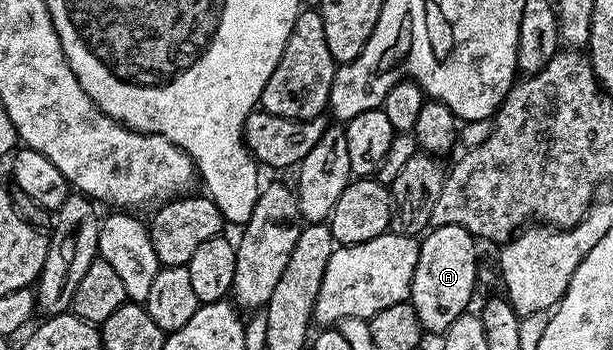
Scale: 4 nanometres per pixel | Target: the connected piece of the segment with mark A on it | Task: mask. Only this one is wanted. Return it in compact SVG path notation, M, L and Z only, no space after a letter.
M461 225L431 227L422 236L417 269L411 282L410 303L415 306L424 332L446 333L449 325L468 310L475 291L475 246L477 240Z

